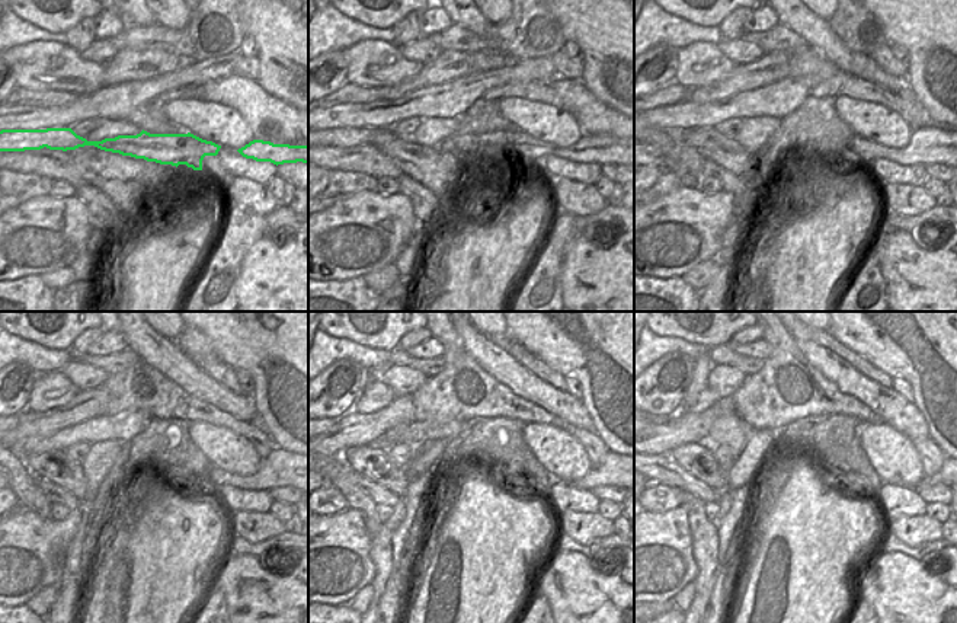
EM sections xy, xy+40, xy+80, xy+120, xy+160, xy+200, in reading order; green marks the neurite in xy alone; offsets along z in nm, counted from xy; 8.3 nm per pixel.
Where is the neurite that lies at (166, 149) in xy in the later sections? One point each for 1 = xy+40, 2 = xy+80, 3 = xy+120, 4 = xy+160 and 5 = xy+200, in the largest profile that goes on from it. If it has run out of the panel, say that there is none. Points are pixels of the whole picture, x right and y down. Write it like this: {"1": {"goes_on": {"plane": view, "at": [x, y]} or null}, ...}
{"1": {"goes_on": {"plane": "xy+40", "at": [602, 149]}}, "2": {"goes_on": {"plane": "xy+80", "at": [928, 144]}}, "3": {"goes_on": {"plane": "xy+120", "at": [278, 469]}}, "4": {"goes_on": {"plane": "xy+160", "at": [604, 475]}}, "5": {"goes_on": {"plane": "xy+200", "at": [928, 479]}}}

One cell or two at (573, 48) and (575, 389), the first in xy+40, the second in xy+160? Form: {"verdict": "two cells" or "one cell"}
{"verdict": "one cell"}

